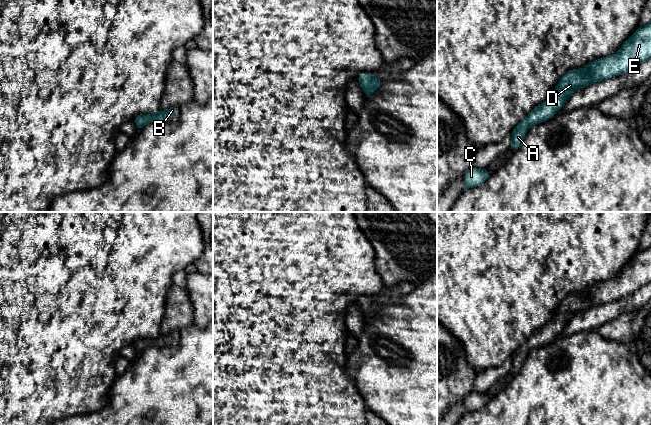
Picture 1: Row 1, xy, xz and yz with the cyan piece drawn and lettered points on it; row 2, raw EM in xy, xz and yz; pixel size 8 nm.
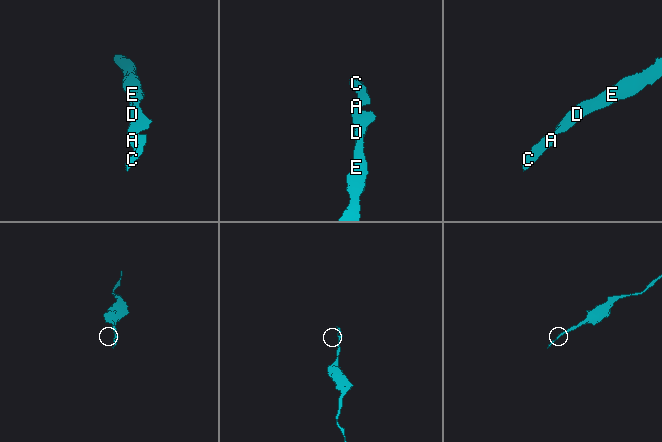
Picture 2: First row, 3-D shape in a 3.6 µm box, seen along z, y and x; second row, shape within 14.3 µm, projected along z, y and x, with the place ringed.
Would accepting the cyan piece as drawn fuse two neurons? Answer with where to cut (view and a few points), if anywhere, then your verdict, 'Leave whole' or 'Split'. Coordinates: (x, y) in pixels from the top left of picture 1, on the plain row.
No split. Leave whole

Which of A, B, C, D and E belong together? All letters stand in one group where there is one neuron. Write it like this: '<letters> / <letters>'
A B C D E

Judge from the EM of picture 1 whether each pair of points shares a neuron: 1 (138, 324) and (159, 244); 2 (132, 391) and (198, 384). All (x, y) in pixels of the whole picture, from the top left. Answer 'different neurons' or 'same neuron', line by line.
1: same neuron
2: same neuron

